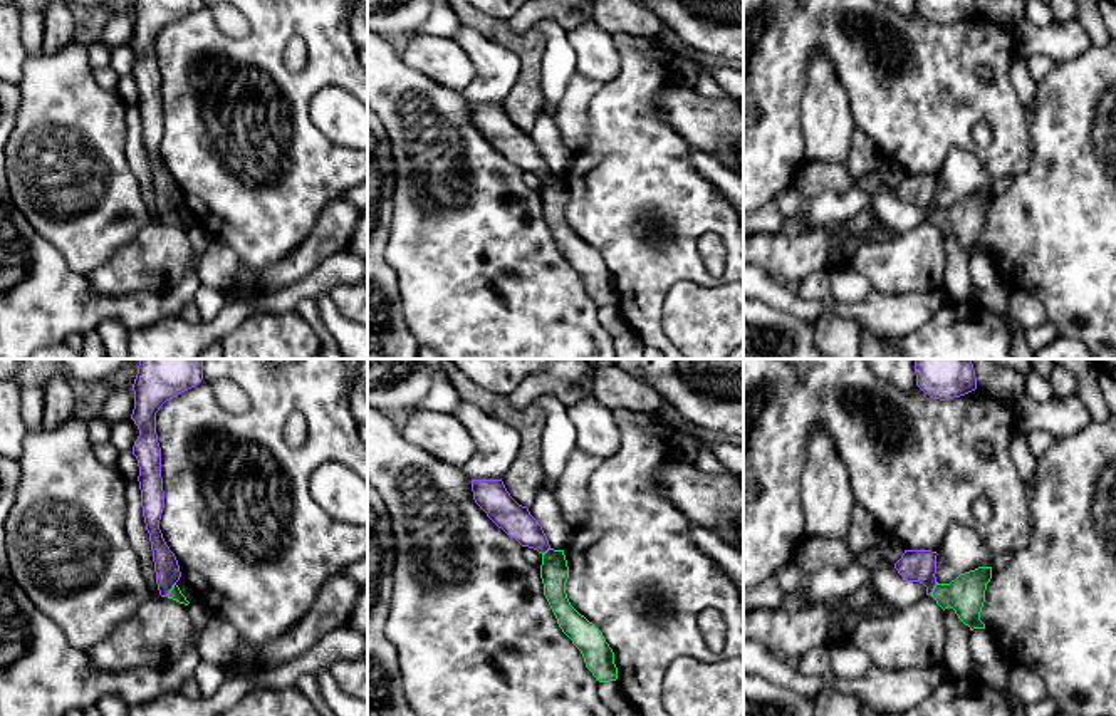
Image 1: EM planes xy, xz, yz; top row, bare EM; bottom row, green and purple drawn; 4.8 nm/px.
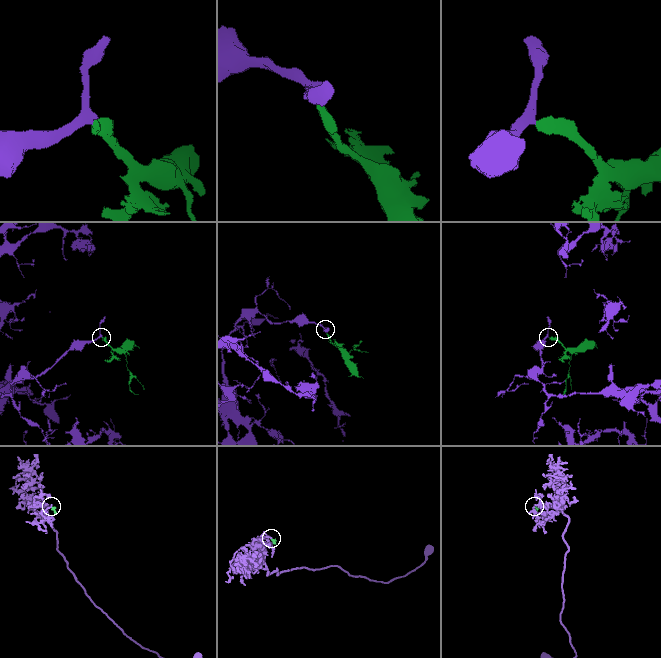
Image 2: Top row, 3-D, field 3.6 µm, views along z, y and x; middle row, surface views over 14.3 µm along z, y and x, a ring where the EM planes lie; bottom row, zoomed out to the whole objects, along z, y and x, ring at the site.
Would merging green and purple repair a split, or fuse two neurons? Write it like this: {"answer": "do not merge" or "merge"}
{"answer": "merge"}

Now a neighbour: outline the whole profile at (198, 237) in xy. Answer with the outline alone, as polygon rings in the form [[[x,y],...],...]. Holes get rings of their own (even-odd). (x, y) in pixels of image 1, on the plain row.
[[[193,223],[188,228],[188,240],[198,253],[203,253],[211,241],[211,235],[205,230],[203,225]]]

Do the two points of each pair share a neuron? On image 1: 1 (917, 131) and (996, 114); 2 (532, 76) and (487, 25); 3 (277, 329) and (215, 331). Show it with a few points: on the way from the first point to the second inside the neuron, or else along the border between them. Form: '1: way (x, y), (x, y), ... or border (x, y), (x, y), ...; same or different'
1: way (937, 111), (975, 111); same
2: way (531, 61), (502, 34); same
3: border (269, 312), (250, 314), (220, 341); different

